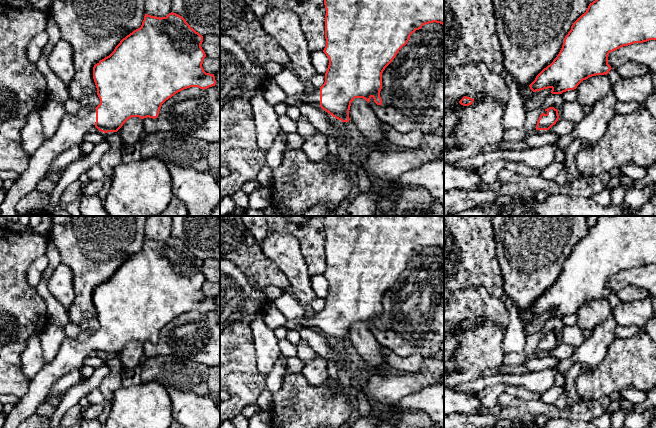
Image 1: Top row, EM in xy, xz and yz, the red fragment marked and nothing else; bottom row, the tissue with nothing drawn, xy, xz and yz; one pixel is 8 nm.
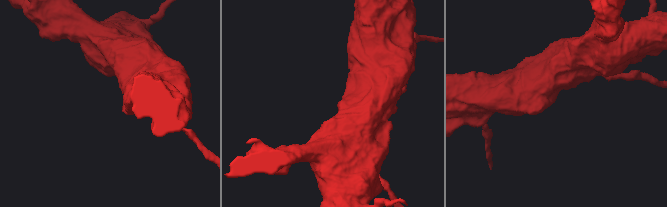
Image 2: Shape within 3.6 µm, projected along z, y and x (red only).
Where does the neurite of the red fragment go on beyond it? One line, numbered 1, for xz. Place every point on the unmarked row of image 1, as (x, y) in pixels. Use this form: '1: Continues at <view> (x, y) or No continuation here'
1: Continues at xz (312, 320)

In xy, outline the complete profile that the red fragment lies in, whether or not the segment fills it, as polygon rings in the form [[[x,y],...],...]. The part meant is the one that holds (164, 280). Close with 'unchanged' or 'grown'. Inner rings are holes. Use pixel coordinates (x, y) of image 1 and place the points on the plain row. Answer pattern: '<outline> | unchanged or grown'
[[[171,236],[161,242],[145,238],[141,251],[123,262],[109,280],[94,289],[93,303],[100,328],[79,339],[66,337],[62,341],[54,360],[45,364],[30,379],[28,392],[7,414],[2,428],[17,428],[35,414],[46,401],[55,381],[73,370],[81,369],[85,358],[95,351],[104,357],[117,356],[131,341],[157,342],[162,328],[184,313],[215,310],[214,298],[206,297],[202,291],[206,281],[202,266],[203,260],[176,237]]] | grown

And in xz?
[[[325,216],[324,229],[326,270],[323,276],[329,282],[325,306],[319,313],[287,320],[285,327],[289,330],[297,327],[320,330],[342,346],[349,346],[349,334],[355,322],[363,322],[368,327],[373,322],[377,329],[382,329],[382,297],[412,257],[433,246],[444,250],[444,216]]] | grown

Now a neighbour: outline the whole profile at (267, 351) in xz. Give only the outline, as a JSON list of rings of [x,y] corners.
[[[263,312],[259,313],[251,325],[253,342],[257,360],[257,369],[263,376],[267,376],[273,369],[275,362],[282,356],[278,346],[278,339],[263,319]]]

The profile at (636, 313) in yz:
[[[651,296],[632,302],[621,302],[612,310],[618,326],[636,326],[639,329],[643,329],[653,312]]]

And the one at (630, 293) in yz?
[[[629,285],[616,293],[621,302],[632,302],[649,296],[644,288]]]

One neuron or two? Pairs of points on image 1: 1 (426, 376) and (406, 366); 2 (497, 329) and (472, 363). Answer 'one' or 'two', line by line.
1: two
2: one

